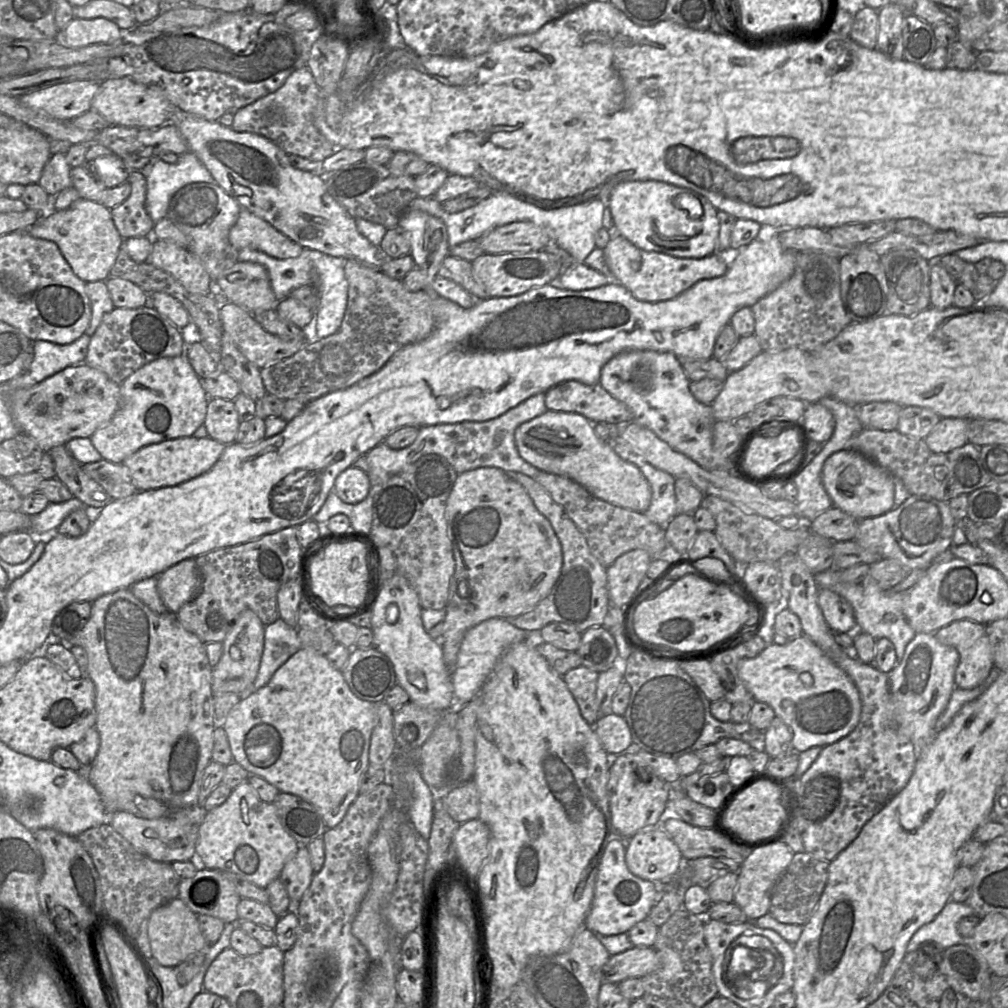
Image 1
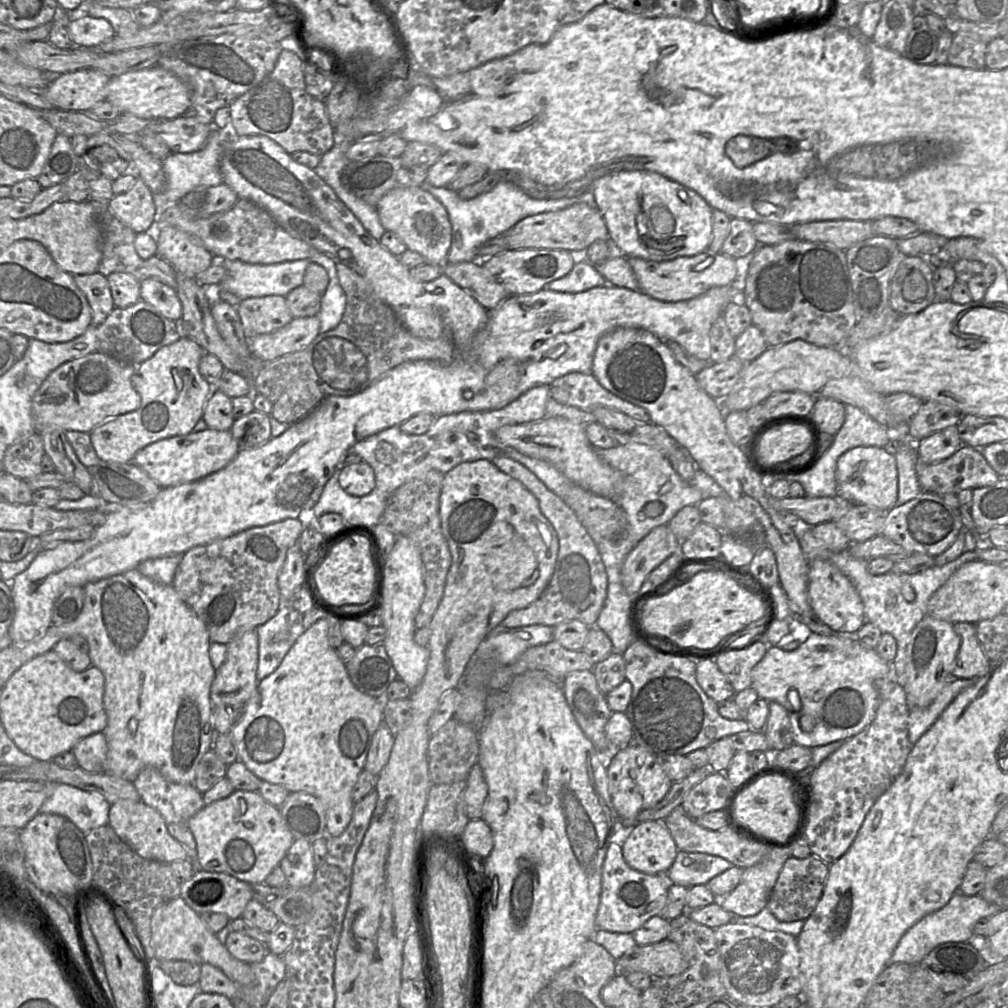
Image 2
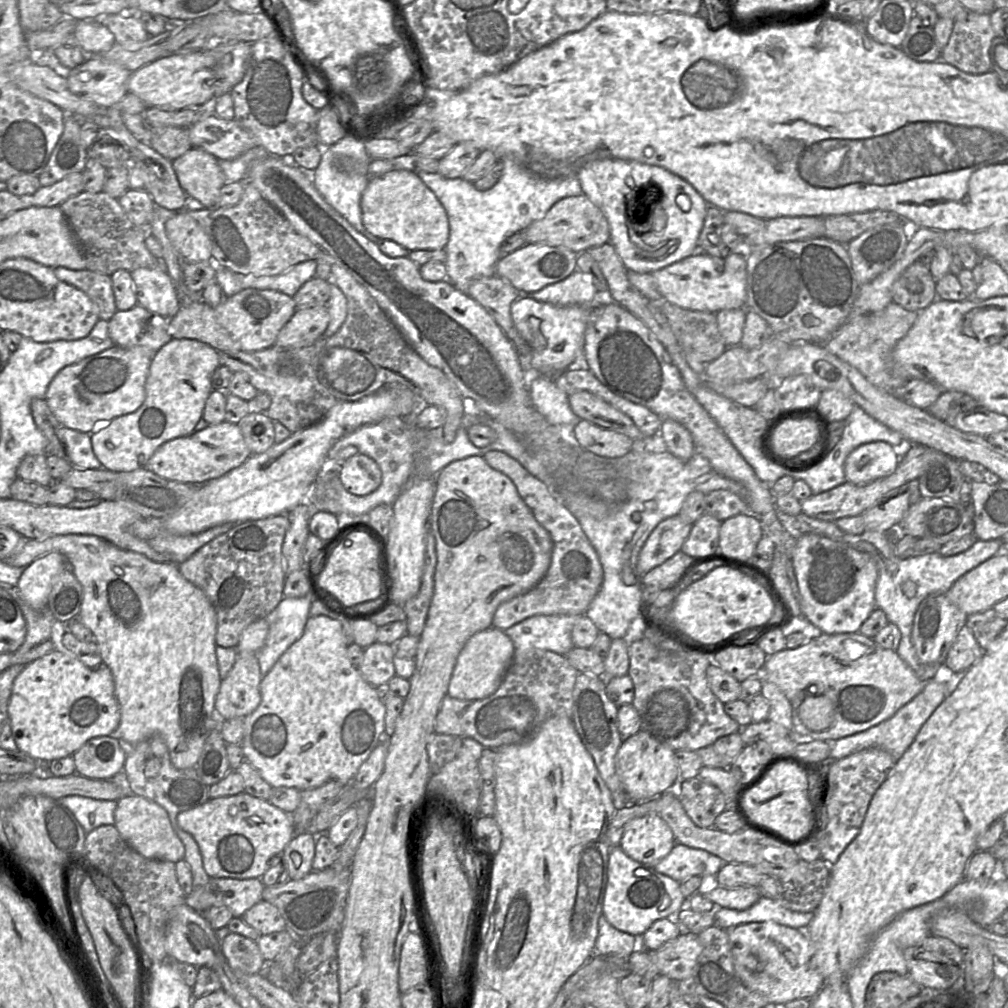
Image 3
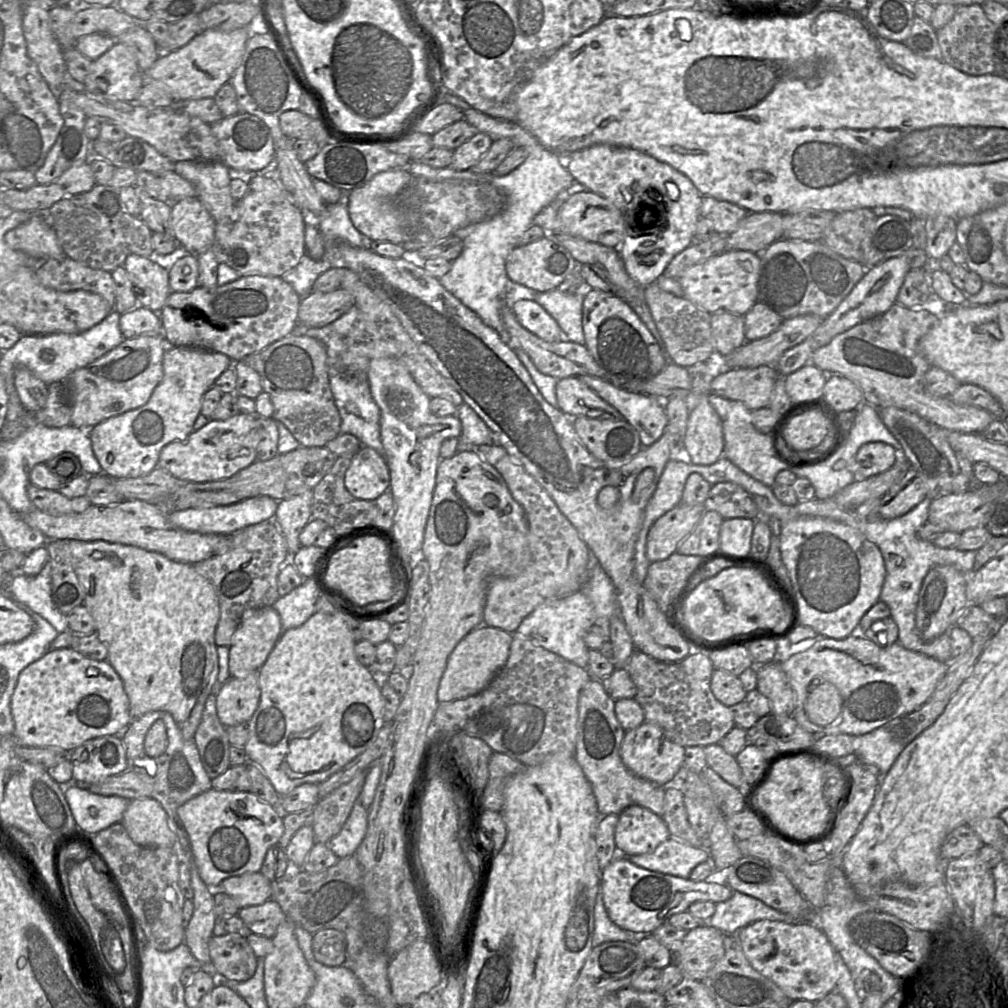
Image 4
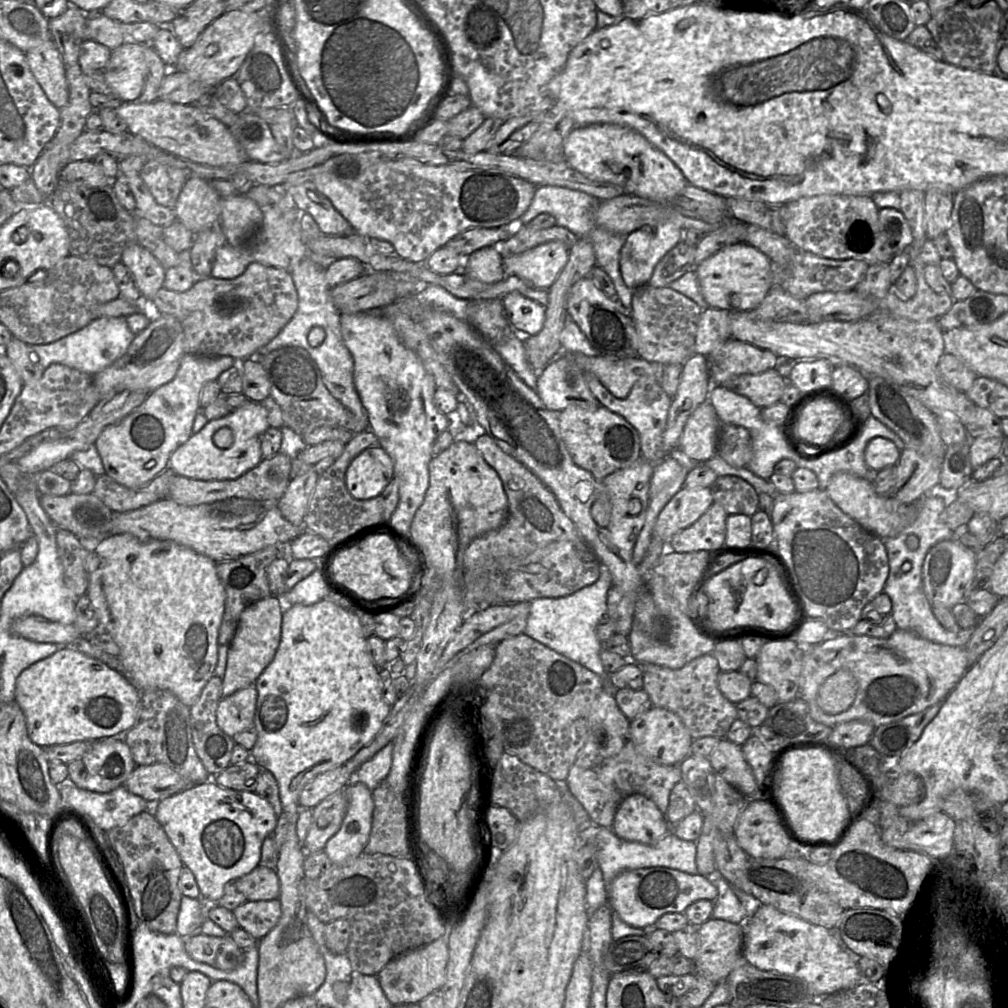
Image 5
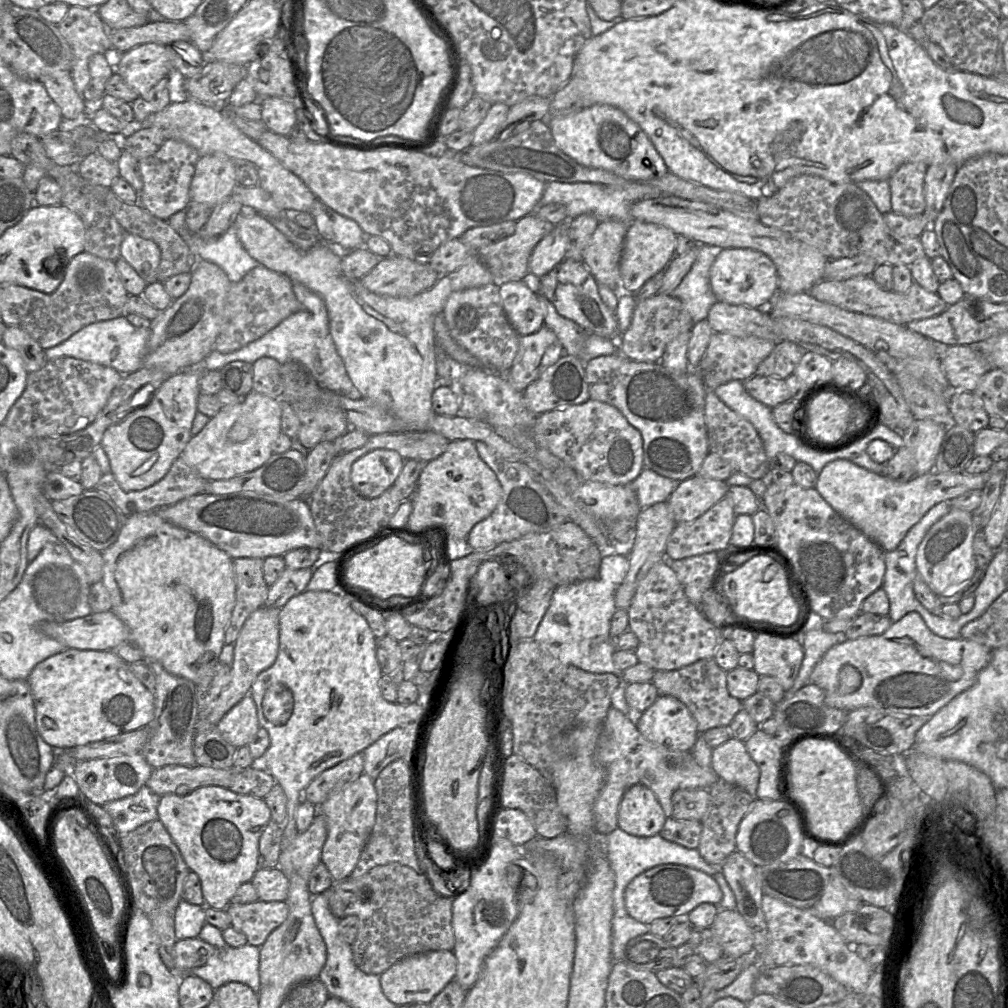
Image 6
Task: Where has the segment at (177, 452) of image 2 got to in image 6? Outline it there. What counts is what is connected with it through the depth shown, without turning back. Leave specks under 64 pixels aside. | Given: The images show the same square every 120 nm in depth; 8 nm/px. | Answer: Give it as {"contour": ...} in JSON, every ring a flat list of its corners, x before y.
{"contour":[[251,391,232,406,222,407,211,417,205,427,192,436,182,451,180,458,201,477,208,481,227,480,262,466,272,455,272,443,281,431,281,400]]}

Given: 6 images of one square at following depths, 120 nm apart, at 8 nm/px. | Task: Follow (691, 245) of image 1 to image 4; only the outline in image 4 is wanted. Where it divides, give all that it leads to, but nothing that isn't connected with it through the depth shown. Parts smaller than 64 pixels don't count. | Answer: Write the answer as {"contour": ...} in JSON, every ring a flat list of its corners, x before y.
{"contour":[[607,144,584,148,563,159,576,188,606,198,623,212,626,232,618,252,627,273,638,285,655,283,671,260,694,242,702,195,670,165,641,151]]}

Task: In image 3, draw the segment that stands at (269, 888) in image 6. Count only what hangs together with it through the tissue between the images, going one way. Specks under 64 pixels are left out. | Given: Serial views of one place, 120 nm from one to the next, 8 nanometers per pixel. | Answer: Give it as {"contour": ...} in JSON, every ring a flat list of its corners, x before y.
{"contour":[[210,878,203,887,195,887,186,896,186,904,200,913,213,906,225,906,234,917,242,917,252,906,263,900,265,888,260,878]]}

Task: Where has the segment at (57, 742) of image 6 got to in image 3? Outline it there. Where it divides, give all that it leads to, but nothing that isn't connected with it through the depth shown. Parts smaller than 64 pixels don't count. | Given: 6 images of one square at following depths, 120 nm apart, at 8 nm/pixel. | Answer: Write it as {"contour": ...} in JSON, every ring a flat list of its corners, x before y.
{"contour":[[55,648,44,656,39,657,24,666,23,670,15,678,8,702,8,715,10,718,13,738,19,751,34,758,38,763,47,764,54,759,72,756,89,739,99,736,111,736,120,723,120,708,115,696,114,680,111,670,103,662,94,668,87,667,70,653,61,648]]}

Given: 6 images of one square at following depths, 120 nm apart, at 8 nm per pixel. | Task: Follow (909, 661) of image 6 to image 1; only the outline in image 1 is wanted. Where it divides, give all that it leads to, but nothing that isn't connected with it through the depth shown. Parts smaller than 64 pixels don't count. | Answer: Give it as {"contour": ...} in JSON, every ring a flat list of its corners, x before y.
{"contour":[[804,634,791,639,786,645,770,643,756,657,740,660,738,675,754,699,770,705,775,715,789,726,796,752,803,752,814,746,830,745,847,736,859,723,862,704,857,687,851,678]]}

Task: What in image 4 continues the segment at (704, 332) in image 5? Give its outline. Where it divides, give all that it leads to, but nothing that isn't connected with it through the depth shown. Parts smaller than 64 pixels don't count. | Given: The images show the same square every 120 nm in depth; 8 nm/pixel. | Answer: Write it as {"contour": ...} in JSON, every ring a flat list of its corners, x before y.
{"contour":[[730,312,711,314,711,333,715,356,725,357,746,342,744,318]]}

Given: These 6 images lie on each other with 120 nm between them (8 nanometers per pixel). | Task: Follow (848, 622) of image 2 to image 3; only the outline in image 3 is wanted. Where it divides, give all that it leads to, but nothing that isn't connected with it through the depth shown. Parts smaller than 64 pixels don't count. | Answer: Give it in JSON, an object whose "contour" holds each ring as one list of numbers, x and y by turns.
{"contour":[[806,534,795,541,792,564,804,620,824,634,860,632,862,624,876,608,875,588,879,572,874,559,830,538]]}

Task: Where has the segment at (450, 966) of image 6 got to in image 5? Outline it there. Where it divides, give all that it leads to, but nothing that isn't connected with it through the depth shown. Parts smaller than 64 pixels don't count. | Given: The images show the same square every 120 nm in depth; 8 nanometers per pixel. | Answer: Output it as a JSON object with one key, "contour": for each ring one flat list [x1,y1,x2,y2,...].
{"contour":[[440,937,427,945,410,949,393,958,380,970,377,974,380,987,393,1006,419,1003,444,985,448,959,446,937]]}

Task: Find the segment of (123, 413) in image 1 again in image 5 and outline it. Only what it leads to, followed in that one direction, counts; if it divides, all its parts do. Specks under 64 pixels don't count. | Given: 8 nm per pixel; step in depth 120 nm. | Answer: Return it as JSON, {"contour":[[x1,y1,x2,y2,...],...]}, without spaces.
{"contour":[[184,354,175,377,148,394,136,410,103,429,95,441,105,473,125,487,142,486,162,473,171,454,192,435,195,416,200,410,203,386,235,364,230,356,208,357]]}

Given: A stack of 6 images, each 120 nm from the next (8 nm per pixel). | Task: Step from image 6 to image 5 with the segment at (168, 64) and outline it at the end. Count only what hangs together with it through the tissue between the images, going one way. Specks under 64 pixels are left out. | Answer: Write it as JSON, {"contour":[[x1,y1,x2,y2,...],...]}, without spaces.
{"contour":[[126,43,119,46,111,51,110,59,103,69,105,80,112,91,112,95,122,102,136,102,142,94,147,74,145,45,151,44]]}

